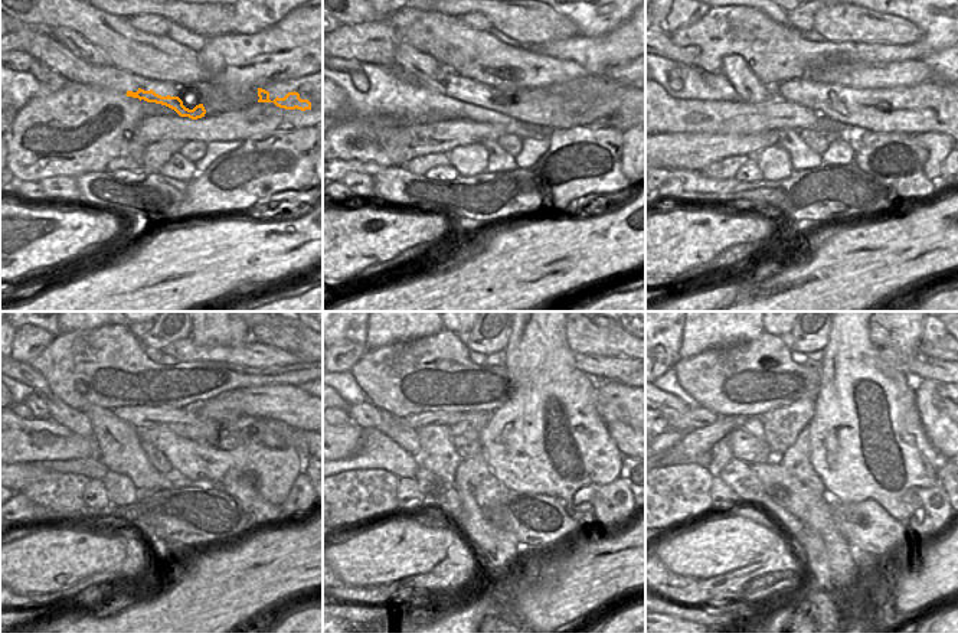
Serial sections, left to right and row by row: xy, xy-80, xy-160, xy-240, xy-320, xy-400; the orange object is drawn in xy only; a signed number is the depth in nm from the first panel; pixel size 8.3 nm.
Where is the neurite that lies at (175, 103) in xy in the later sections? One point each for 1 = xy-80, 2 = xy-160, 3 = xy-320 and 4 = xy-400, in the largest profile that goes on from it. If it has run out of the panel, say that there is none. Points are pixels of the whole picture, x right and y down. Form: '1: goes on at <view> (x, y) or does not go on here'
1: goes on at xy-80 (535, 105)
2: goes on at xy-160 (924, 113)
3: goes on at xy-320 (448, 418)
4: goes on at xy-400 (693, 443)

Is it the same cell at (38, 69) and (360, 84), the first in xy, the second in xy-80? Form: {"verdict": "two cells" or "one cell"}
{"verdict": "one cell"}

